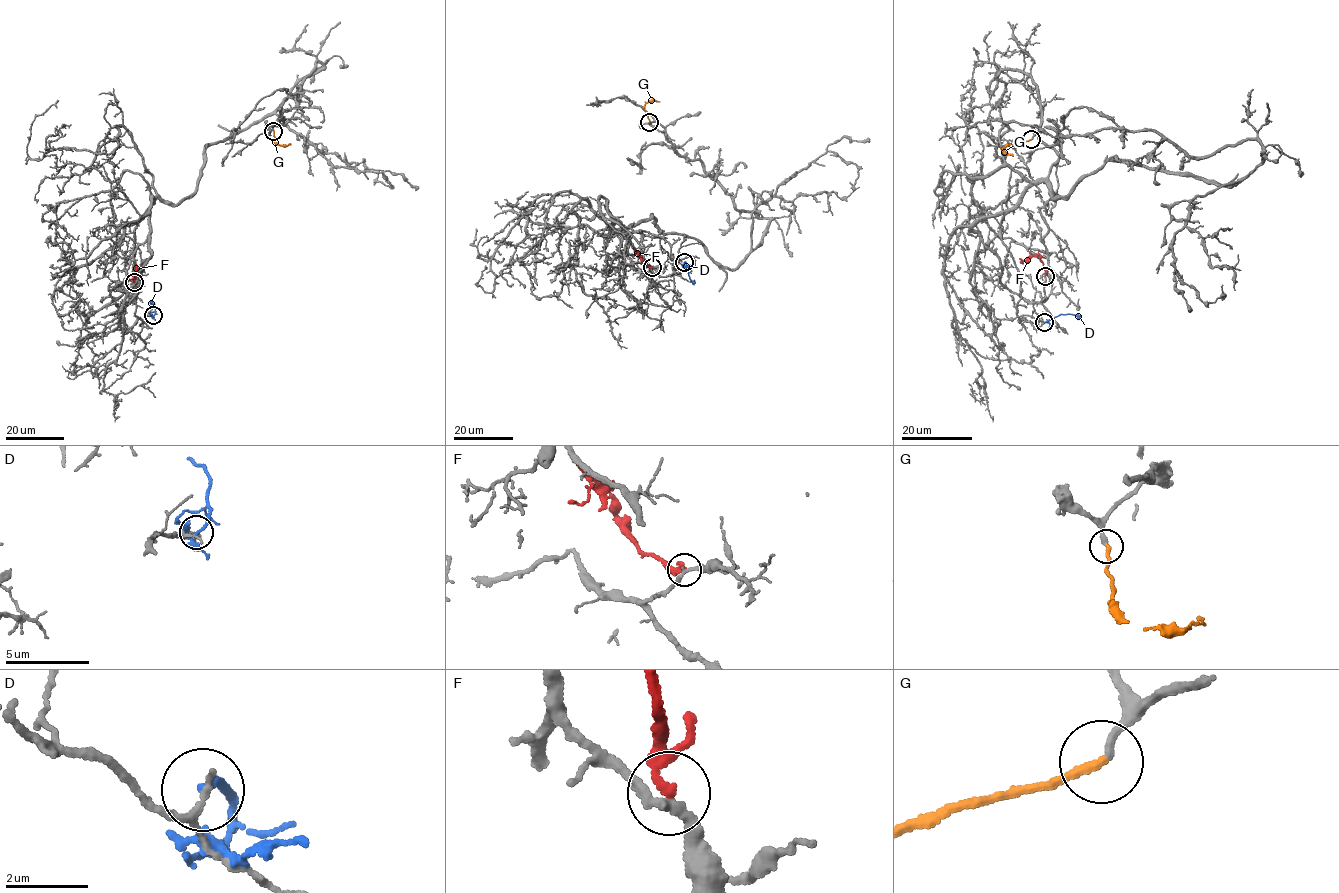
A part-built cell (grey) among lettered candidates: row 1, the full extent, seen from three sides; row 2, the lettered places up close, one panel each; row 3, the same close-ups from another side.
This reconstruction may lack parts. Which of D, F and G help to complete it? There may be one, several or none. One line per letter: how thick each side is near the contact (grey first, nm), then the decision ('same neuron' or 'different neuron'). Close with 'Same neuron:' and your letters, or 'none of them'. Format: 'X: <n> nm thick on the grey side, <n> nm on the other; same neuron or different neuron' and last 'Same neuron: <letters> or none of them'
D: 150 nm thick on the grey side, 160 nm on the other; different neuron
F: 220 nm thick on the grey side, 220 nm on the other; different neuron
G: 200 nm thick on the grey side, 200 nm on the other; same neuron
Same neuron: G

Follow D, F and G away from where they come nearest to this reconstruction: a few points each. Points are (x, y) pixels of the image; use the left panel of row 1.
D: (153, 315), (155, 304), (150, 301)
F: (134, 282), (133, 272), (137, 268), (133, 278), (127, 279)
G: (274, 131), (277, 144), (290, 144)

